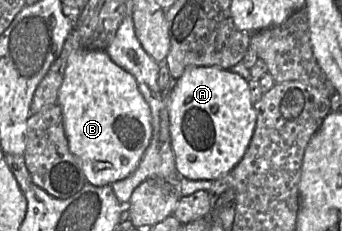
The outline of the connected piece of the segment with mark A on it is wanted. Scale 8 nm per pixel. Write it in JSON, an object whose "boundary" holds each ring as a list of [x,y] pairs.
{"boundary":[[[216,66],[188,67],[170,92],[170,137],[179,177],[215,181],[228,174],[244,157],[256,119],[246,79]]]}

